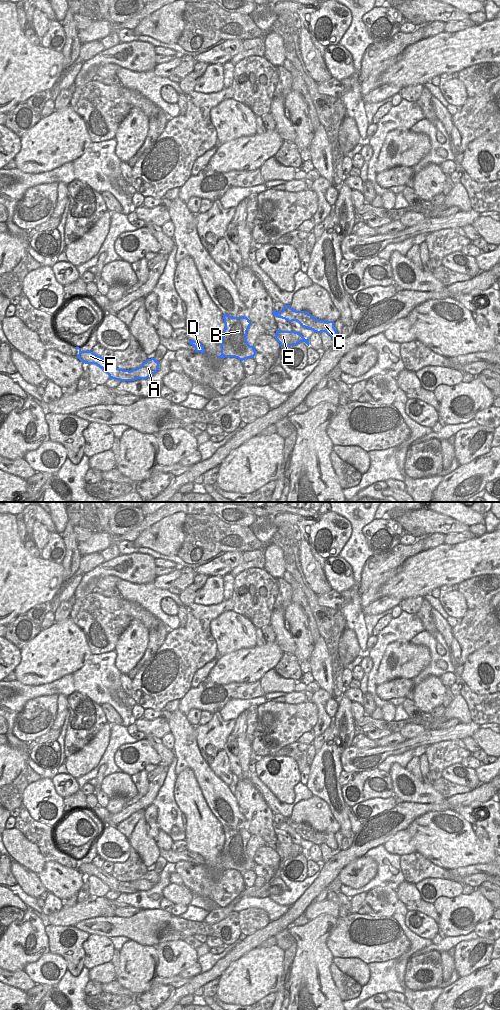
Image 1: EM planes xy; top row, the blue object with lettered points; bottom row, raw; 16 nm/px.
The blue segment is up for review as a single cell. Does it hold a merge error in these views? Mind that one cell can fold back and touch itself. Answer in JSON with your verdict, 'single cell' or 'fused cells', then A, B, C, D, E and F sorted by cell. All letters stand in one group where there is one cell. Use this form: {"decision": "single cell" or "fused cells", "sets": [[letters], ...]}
{"decision": "fused cells", "sets": [["A", "B", "C", "D", "E"], ["F"]]}

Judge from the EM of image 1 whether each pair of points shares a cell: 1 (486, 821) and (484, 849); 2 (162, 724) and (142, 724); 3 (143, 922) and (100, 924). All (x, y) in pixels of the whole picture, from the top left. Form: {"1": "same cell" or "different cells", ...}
{"1": "different cells", "2": "same cell", "3": "same cell"}

